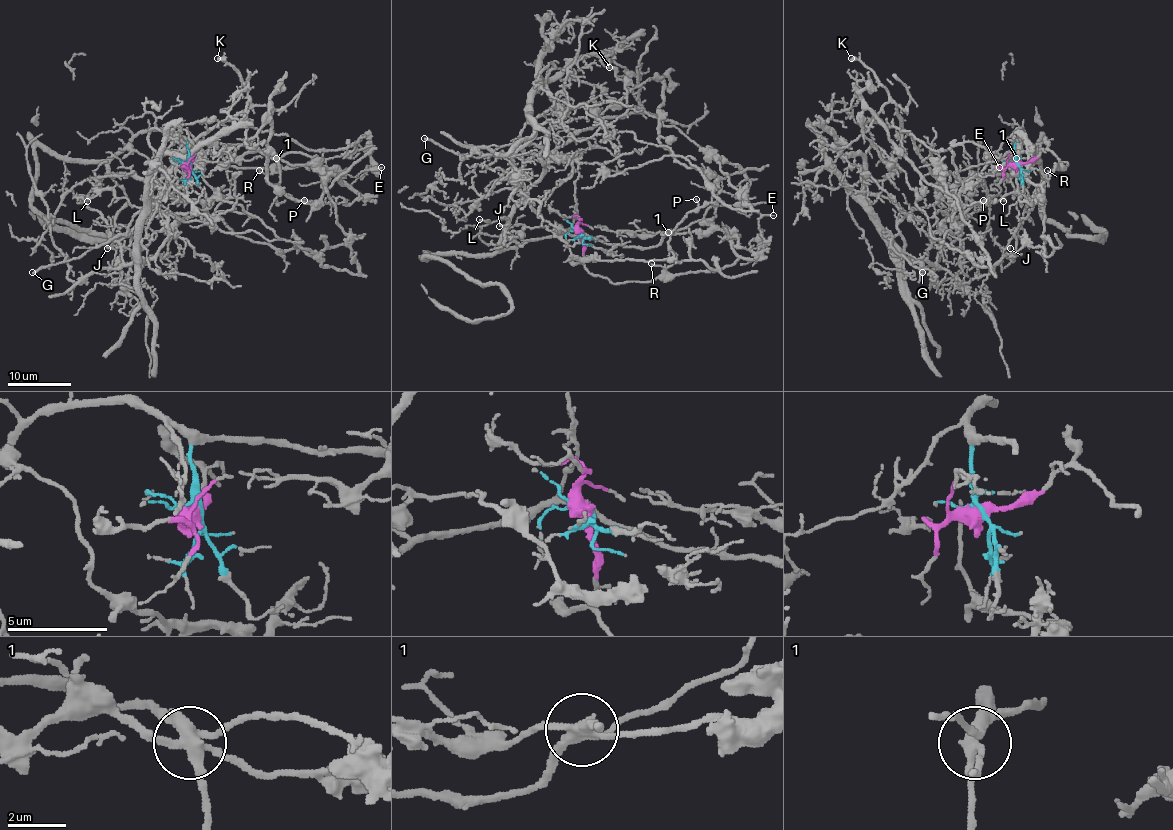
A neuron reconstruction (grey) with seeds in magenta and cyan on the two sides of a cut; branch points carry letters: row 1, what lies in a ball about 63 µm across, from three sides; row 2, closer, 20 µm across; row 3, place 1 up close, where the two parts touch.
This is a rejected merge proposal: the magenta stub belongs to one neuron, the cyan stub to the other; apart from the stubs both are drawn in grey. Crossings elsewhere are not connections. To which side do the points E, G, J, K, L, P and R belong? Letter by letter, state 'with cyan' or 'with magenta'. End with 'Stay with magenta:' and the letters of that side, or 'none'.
E: with magenta
G: with cyan
J: with cyan
K: with cyan
L: with cyan
P: with cyan
R: with magenta
Stay with magenta: E, R

